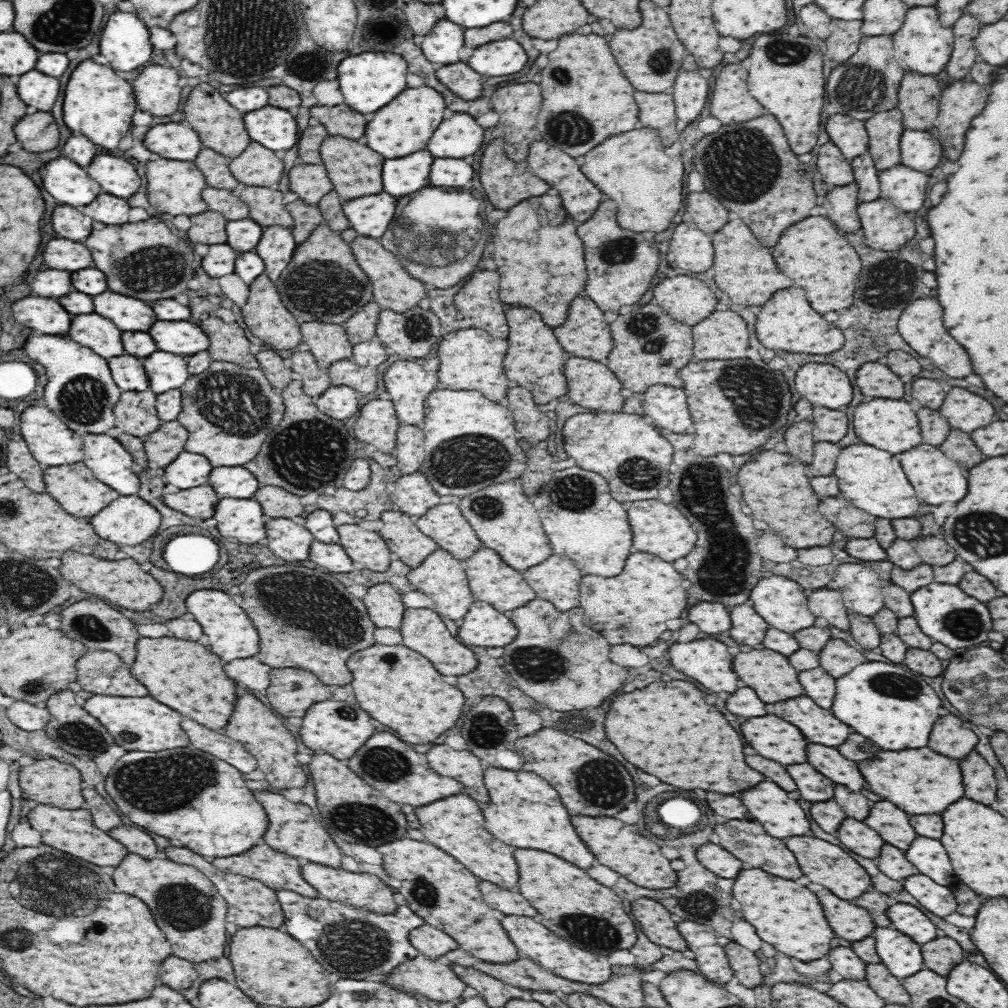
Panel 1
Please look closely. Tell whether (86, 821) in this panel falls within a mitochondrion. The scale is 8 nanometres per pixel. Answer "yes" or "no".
no

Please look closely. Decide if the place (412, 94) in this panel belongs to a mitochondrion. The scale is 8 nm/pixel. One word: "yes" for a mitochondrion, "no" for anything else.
no

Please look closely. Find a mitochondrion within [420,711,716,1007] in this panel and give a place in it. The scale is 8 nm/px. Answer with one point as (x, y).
(600, 783)

